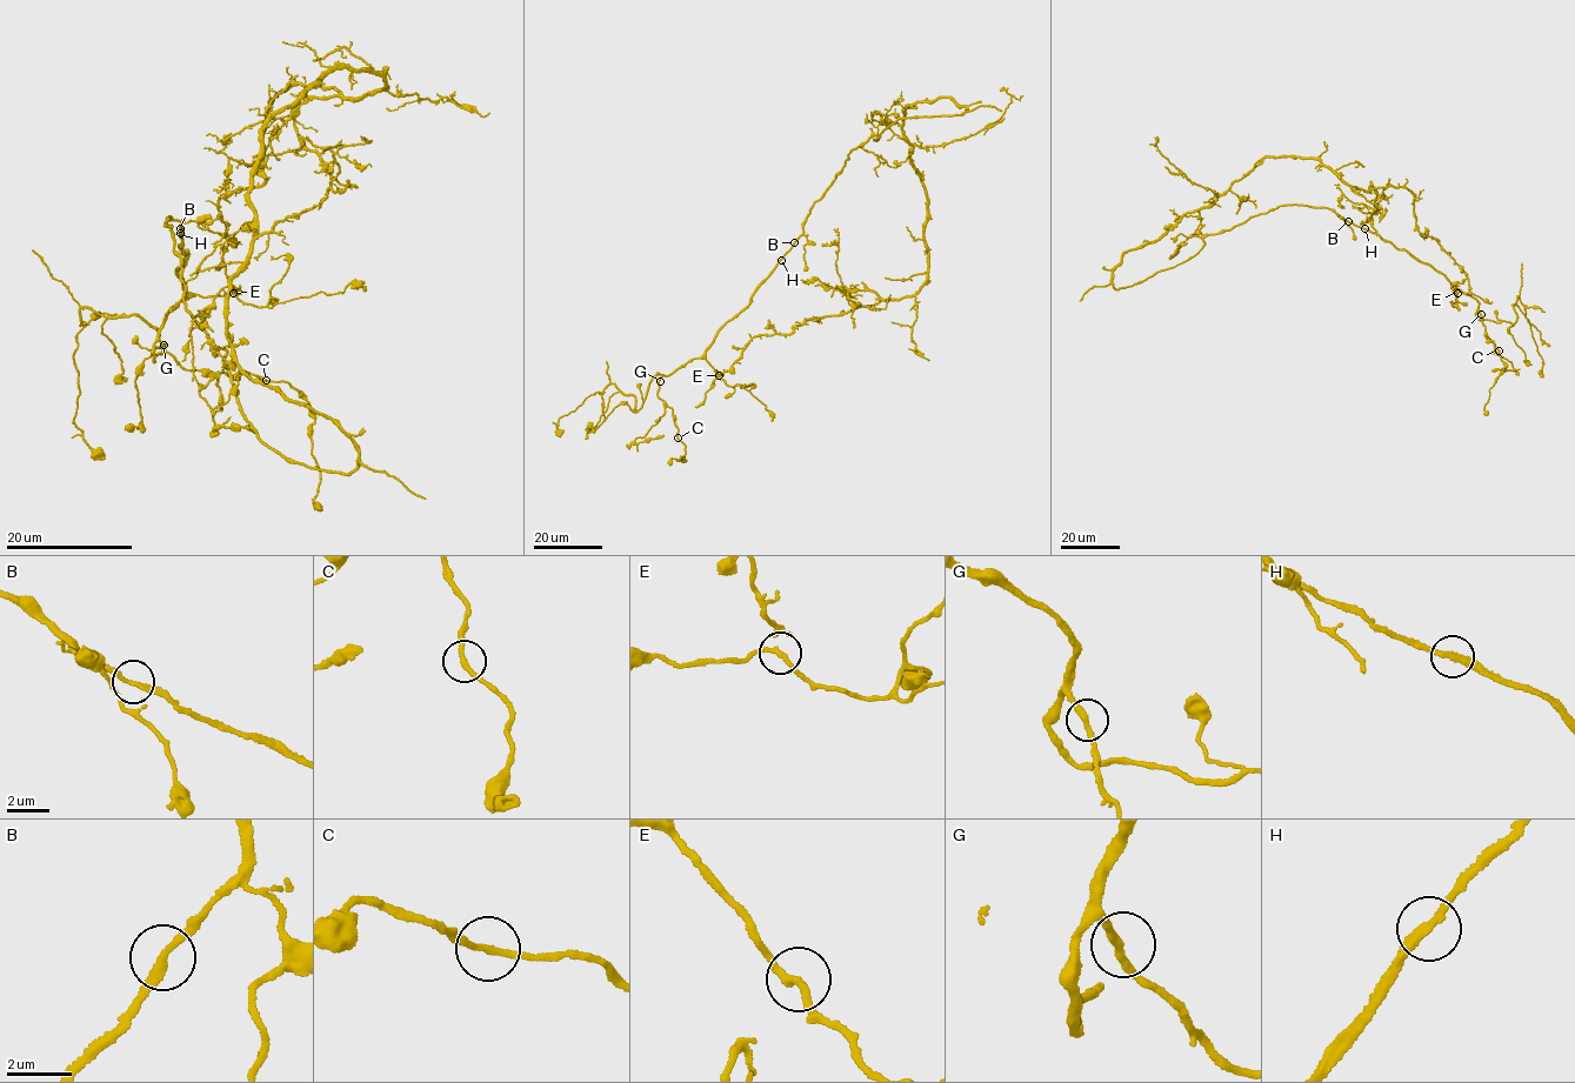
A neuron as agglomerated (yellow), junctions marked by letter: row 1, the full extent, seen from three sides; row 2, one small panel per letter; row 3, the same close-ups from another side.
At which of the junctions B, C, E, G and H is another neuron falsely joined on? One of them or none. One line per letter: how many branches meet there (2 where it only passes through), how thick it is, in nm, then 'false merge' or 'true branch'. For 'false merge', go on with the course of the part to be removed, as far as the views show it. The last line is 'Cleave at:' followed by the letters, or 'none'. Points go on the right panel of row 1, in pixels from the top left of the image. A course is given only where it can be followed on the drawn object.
B: 2 | 240 nm | true branch
C: 2 | 220 nm | true branch
E: 2 | 220 nm | true branch
G: 2 | 240 nm | true branch
H: 2 | 240 nm | true branch
Cleave at: none

